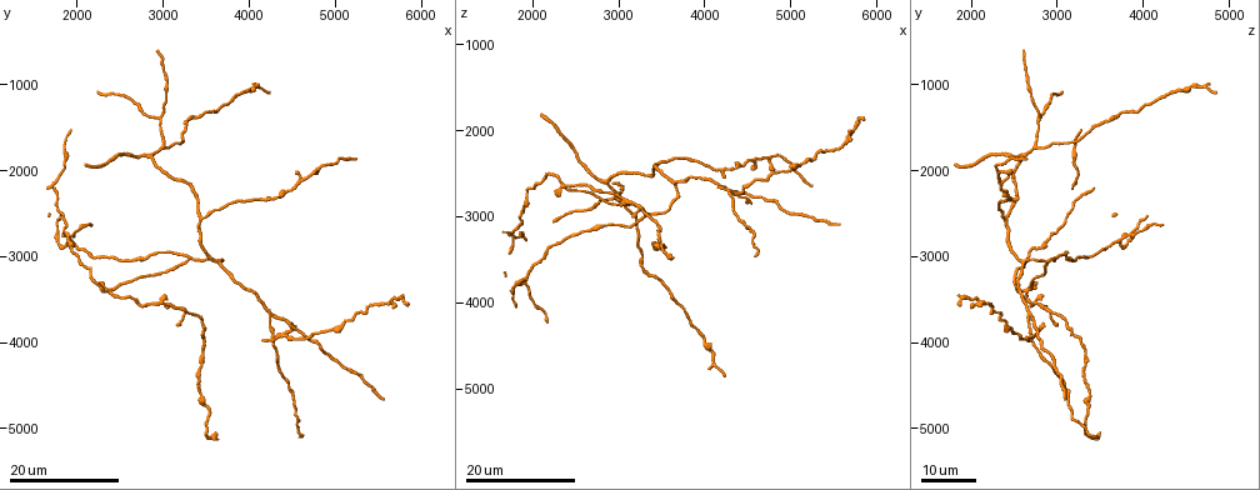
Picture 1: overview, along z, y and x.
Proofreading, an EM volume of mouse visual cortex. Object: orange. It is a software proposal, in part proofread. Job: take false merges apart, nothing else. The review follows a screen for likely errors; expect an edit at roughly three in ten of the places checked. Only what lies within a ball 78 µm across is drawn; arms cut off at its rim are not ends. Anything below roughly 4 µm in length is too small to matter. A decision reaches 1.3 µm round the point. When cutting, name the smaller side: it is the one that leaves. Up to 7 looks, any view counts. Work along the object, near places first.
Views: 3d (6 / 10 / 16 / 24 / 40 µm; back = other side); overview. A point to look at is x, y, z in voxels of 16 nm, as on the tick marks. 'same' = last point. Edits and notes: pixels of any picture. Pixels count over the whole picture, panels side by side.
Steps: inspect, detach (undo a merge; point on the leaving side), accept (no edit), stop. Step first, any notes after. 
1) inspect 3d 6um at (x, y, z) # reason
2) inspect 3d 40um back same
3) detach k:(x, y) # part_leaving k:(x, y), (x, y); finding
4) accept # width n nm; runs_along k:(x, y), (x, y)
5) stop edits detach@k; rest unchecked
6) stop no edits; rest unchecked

inspect 3d 24um at (3650, 3100, 2600) # branch point

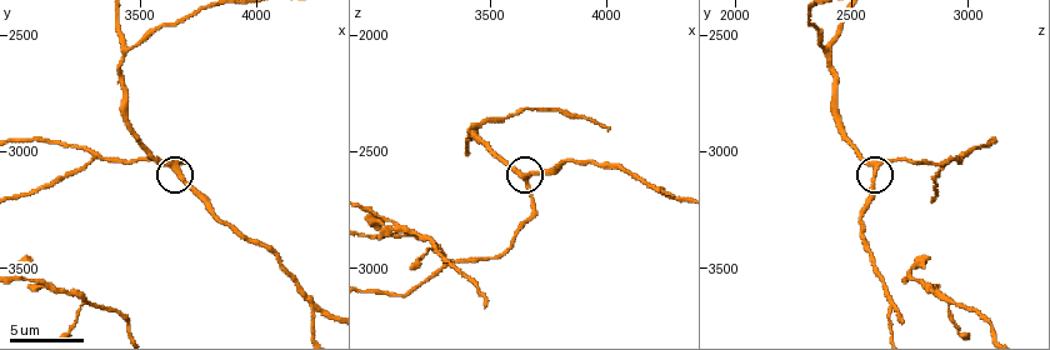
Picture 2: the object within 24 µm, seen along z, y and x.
inspect 3d 10um at (3660, 3070, 2600)

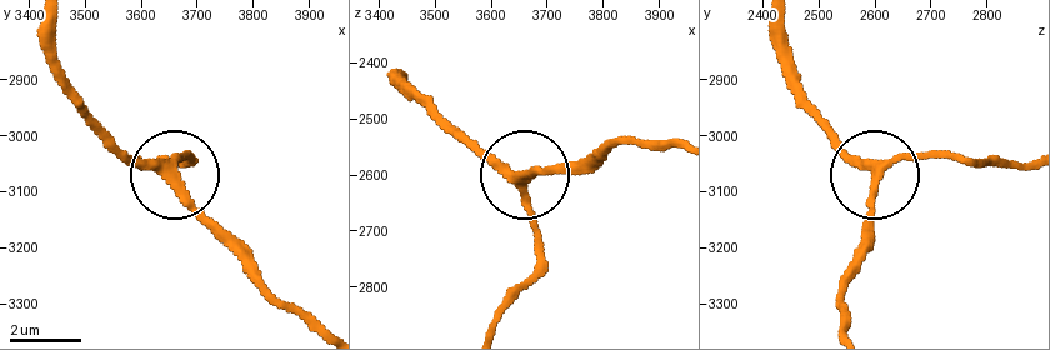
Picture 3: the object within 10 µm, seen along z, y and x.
accept # runs_along 3:(916, 158), (878, 175), (875, 244); all the same neuron

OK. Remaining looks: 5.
inspect 3d 10um at (3440, 2550, 2390) # branch point

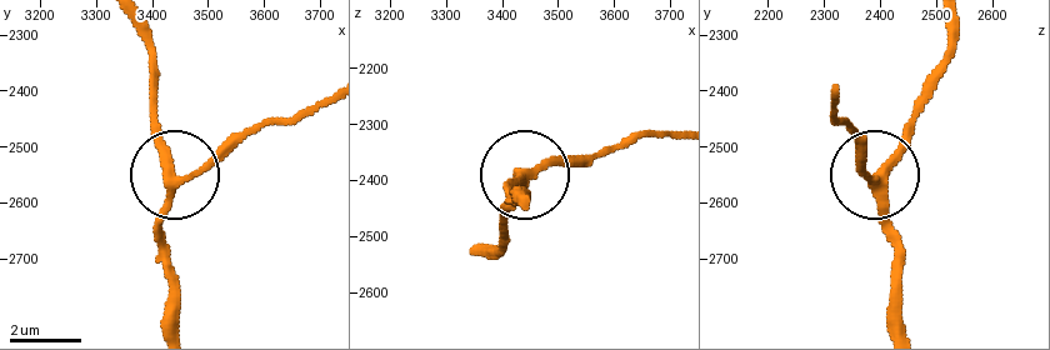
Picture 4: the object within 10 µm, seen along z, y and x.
accept # arms 3; one neuron here

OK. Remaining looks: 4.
inspect 3d 24um at (2350, 3400, 2650) # four arms meet

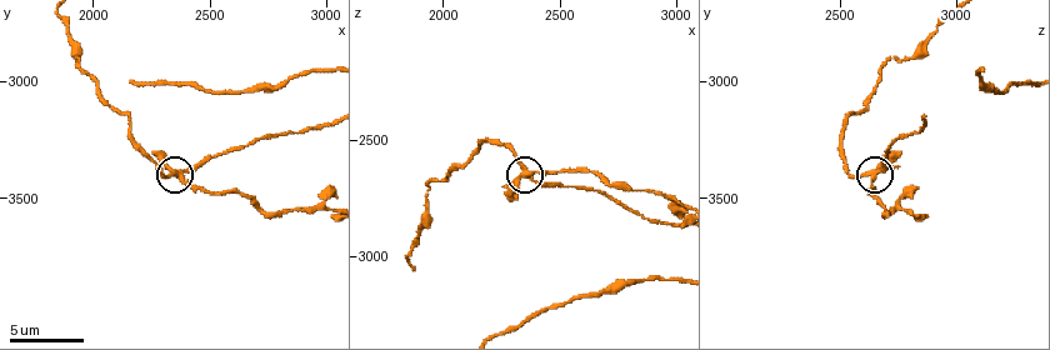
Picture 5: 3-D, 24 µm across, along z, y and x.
inspect 3d 10um at (2380, 3410, 2650)

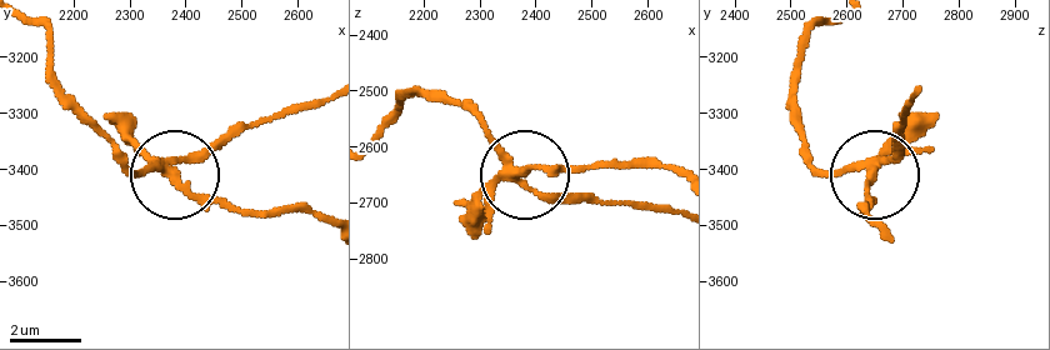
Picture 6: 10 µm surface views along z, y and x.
detach 6:(203, 203) # part_leaving 6:(168, 164), (245, 209), (325, 215); two neurons meet here

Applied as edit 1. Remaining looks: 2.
inspect 3d 24um at (3000, 1750, 2750) # three arms meet

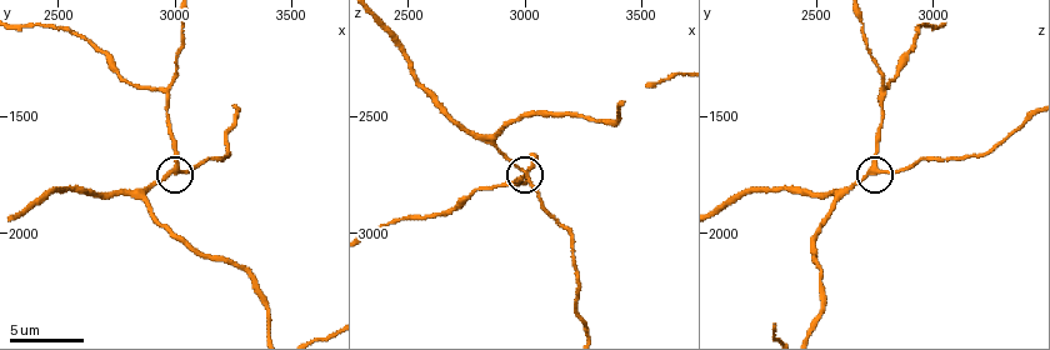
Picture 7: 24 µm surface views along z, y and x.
inspect 3d 10um at (3010, 1710, 2750)

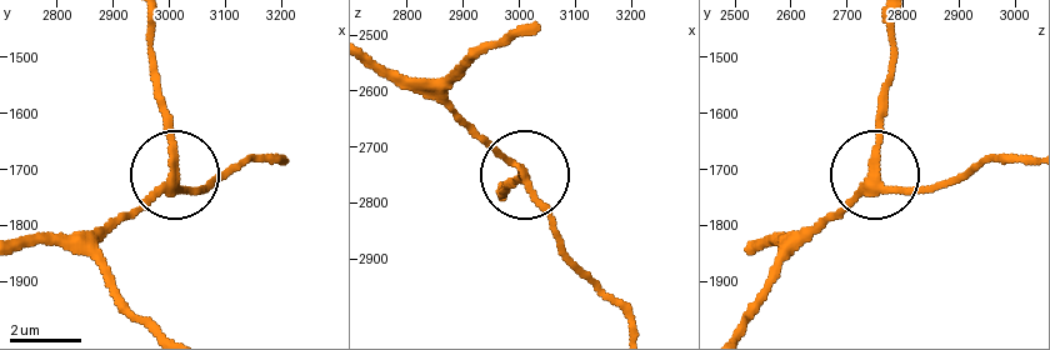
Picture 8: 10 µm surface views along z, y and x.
accept # side_arm 21 um; runs_along 8:(736, 328), (781, 265), (868, 175), (880, 89); all the same neuron

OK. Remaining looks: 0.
stop edits detach@6; rest unchecked

